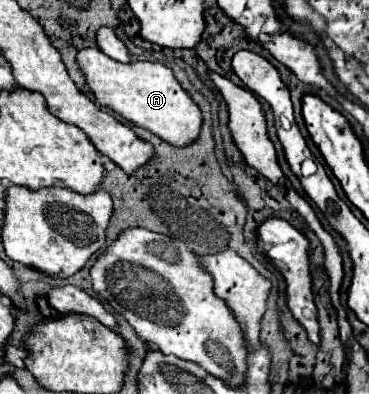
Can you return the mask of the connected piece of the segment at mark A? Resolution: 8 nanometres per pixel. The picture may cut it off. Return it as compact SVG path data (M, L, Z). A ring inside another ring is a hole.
M111 27L99 29L97 43L99 43L99 49L93 47L93 49L79 51L77 63L91 91L95 93L95 99L101 105L111 107L125 119L133 121L135 125L143 129L149 129L151 133L159 135L163 141L171 145L185 147L197 141L201 133L201 125L203 125L203 113L199 105L189 97L189 93L181 87L181 83L175 79L173 71L167 65L151 63L151 61L119 63L119 61L131 61L131 55L125 43L119 39L115 29Z

